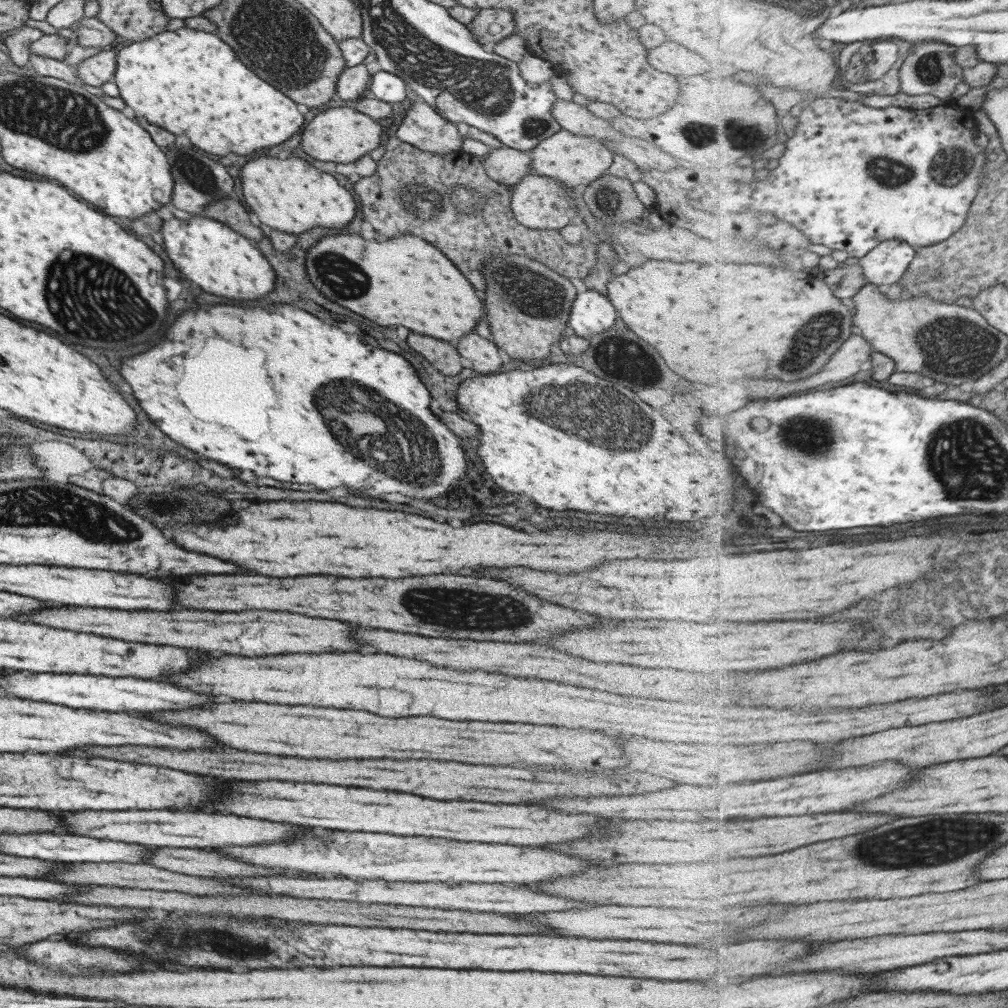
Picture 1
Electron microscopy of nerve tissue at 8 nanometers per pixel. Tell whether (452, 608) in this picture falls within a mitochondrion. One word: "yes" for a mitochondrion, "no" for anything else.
yes

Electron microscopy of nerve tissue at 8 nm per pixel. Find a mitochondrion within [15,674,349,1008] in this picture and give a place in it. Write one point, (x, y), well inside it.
(181, 940)

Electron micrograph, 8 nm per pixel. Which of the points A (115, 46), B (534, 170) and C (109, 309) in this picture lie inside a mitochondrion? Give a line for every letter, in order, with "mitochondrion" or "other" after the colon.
A: other
B: other
C: mitochondrion

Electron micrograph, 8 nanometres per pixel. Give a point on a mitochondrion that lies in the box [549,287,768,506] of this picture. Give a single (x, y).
(620, 358)

